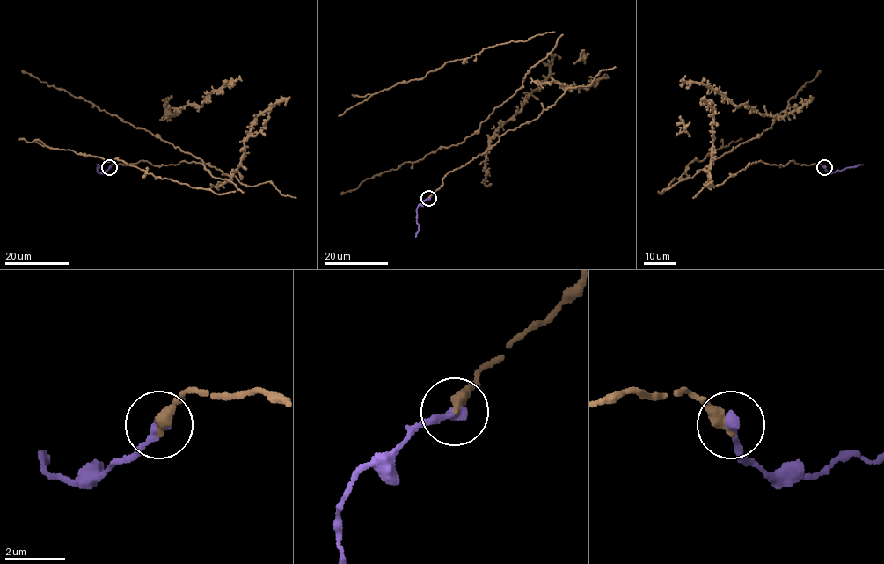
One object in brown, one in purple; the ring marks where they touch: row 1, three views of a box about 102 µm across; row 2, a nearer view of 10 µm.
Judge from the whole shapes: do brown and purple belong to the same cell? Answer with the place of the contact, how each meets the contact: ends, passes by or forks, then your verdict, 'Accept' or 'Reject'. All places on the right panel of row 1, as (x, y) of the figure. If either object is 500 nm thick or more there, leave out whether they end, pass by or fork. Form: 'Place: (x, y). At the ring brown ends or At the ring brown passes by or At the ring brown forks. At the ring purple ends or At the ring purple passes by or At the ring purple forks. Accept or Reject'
Place: (824, 167). At the ring brown ends. At the ring purple ends. Accept

